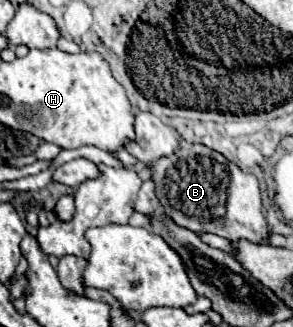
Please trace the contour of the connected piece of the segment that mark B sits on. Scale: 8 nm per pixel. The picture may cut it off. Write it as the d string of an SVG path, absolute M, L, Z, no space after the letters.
M191 145L189 149L179 149L177 153L159 159L151 167L157 199L165 215L179 227L185 227L197 235L215 233L233 243L239 239L263 243L271 233L255 175L241 171L221 153L205 145Z

